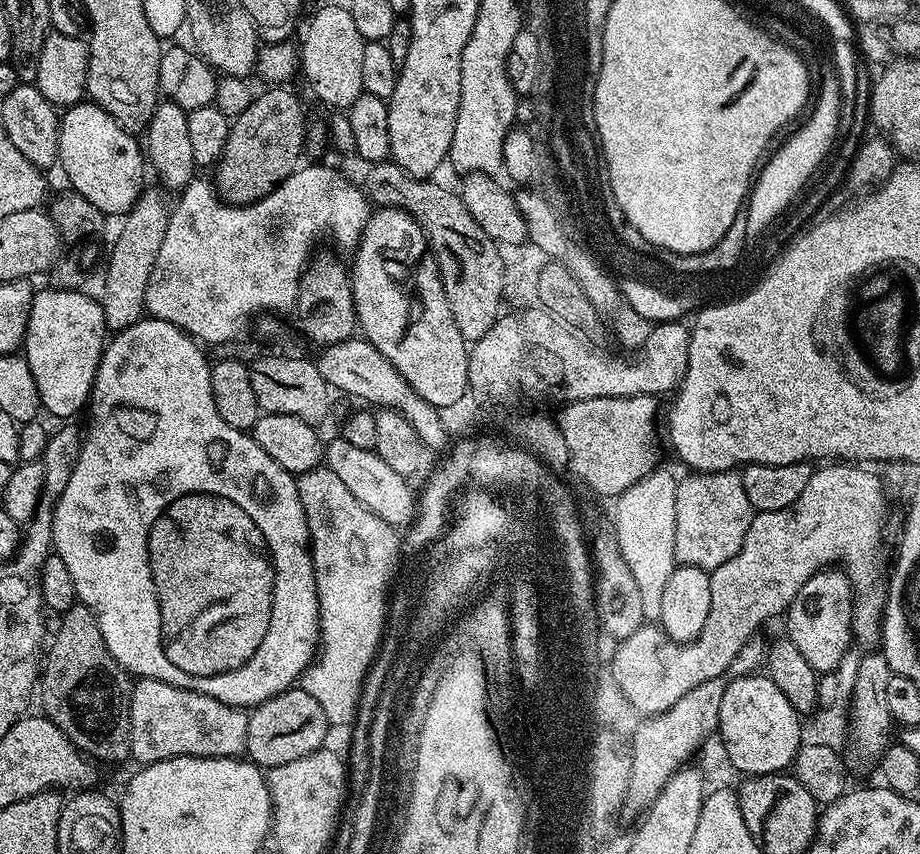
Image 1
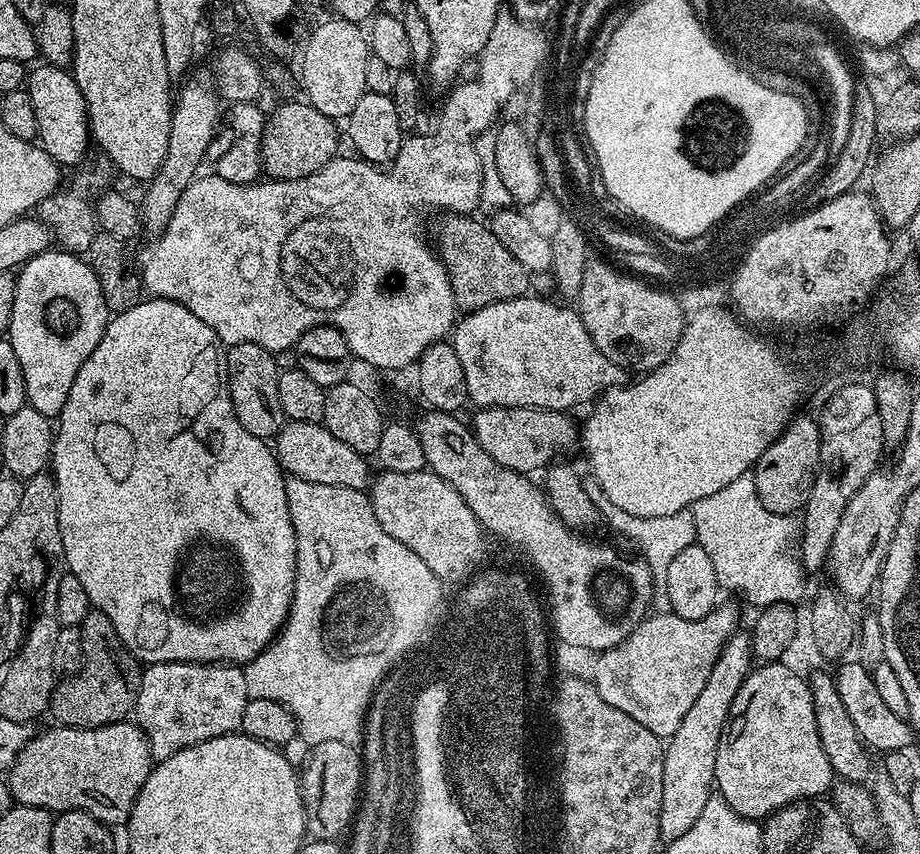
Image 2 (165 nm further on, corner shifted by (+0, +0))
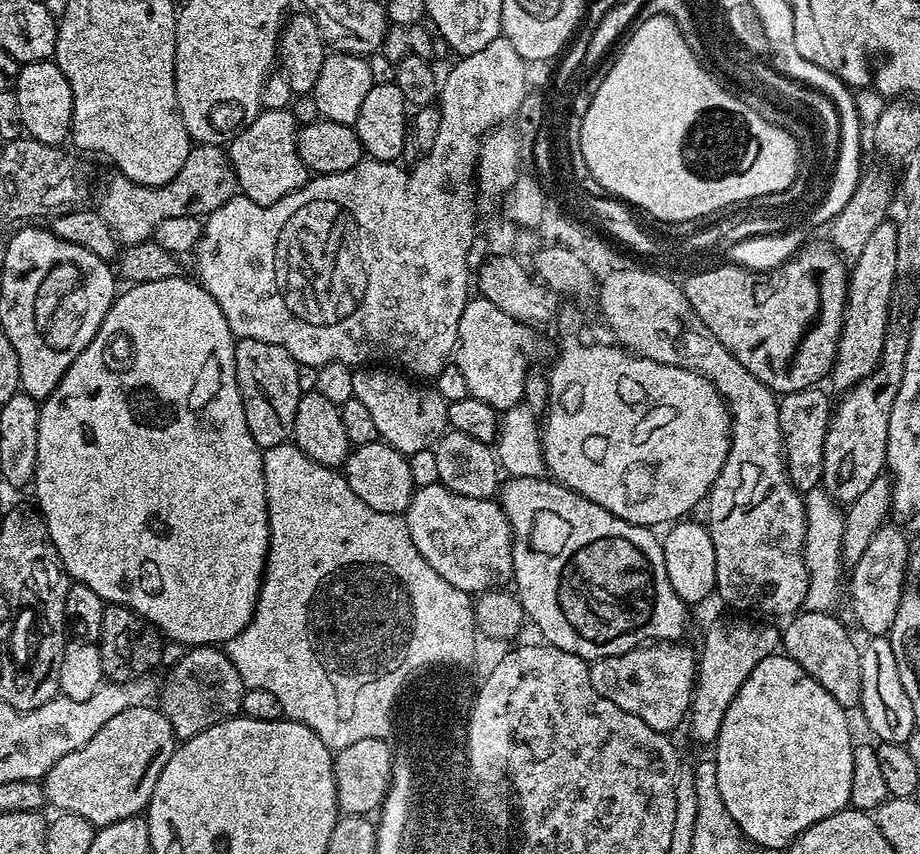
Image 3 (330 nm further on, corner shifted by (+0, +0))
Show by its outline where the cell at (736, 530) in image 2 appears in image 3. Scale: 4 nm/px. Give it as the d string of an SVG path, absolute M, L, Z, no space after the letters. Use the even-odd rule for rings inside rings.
M821 486L811 488L804 496L804 509L808 515L808 529L804 539L804 564L810 577L804 599L805 612L832 612L836 595L840 592L840 568L842 569L842 534L844 533L844 512Z

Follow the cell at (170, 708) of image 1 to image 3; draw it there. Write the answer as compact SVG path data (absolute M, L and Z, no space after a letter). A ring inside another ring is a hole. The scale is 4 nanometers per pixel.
M192 646L185 652L188 653L173 666L168 681L158 692L158 707L180 742L210 730L210 726L218 726L241 715L240 707L246 691L227 651L216 646Z

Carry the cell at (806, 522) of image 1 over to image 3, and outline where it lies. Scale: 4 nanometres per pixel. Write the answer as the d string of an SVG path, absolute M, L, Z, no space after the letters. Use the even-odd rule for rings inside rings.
M649 642L621 656L591 661L590 682L614 706L622 706L622 710L642 718L654 730L672 734L680 723L685 723L692 707L697 663L697 653L693 649L691 652L684 642Z

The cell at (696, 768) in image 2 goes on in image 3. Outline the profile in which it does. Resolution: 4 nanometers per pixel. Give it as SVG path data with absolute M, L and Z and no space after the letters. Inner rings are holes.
M744 614L728 615L732 616L724 616L709 626L704 645L698 648L696 688L686 717L687 723L692 723L692 736L696 740L715 741L718 730L722 730L722 718L726 718L726 710L730 710L730 702L734 702L738 690L742 690L742 682L750 678L758 662L773 655L782 644L782 632L772 625L775 623L761 622Z

